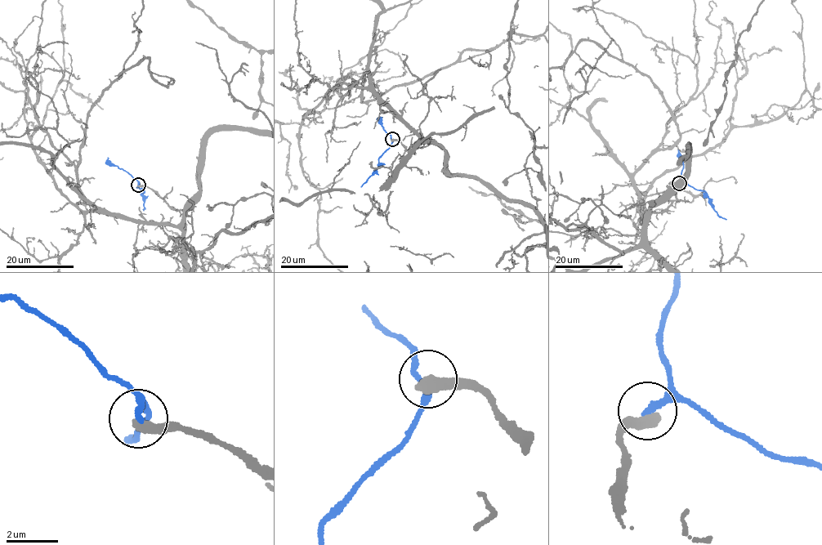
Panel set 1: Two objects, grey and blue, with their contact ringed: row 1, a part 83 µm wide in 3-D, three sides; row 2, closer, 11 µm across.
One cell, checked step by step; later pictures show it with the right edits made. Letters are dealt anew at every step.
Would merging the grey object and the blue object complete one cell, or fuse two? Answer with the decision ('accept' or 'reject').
reject

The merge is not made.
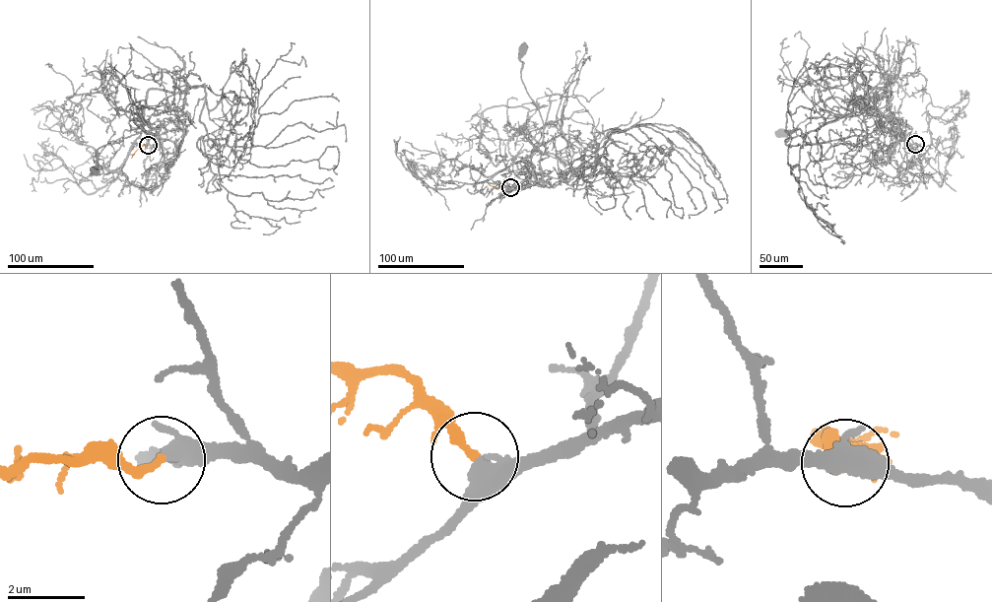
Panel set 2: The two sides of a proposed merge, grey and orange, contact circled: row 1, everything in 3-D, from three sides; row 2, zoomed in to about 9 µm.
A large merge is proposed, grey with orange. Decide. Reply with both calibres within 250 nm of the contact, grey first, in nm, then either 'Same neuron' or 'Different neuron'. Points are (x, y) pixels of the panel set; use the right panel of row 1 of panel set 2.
Thickness 320 nm (grey) against 220 nm. Same neuron

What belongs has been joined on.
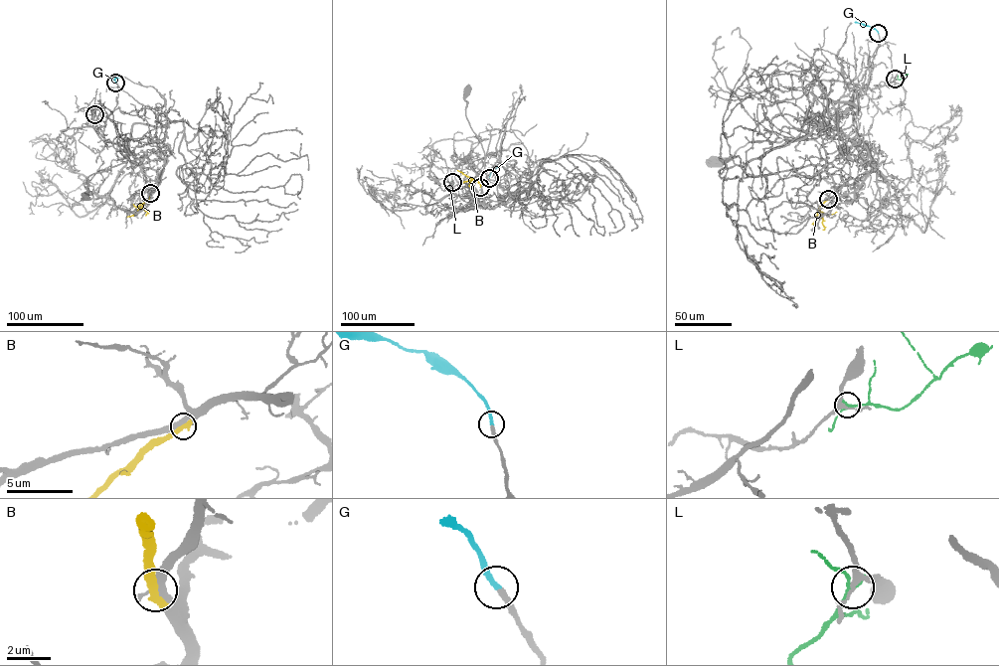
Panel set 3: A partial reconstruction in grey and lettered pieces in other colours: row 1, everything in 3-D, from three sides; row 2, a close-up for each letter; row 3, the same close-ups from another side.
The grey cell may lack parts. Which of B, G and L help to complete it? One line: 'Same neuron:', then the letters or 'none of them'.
Same neuron: B, G

